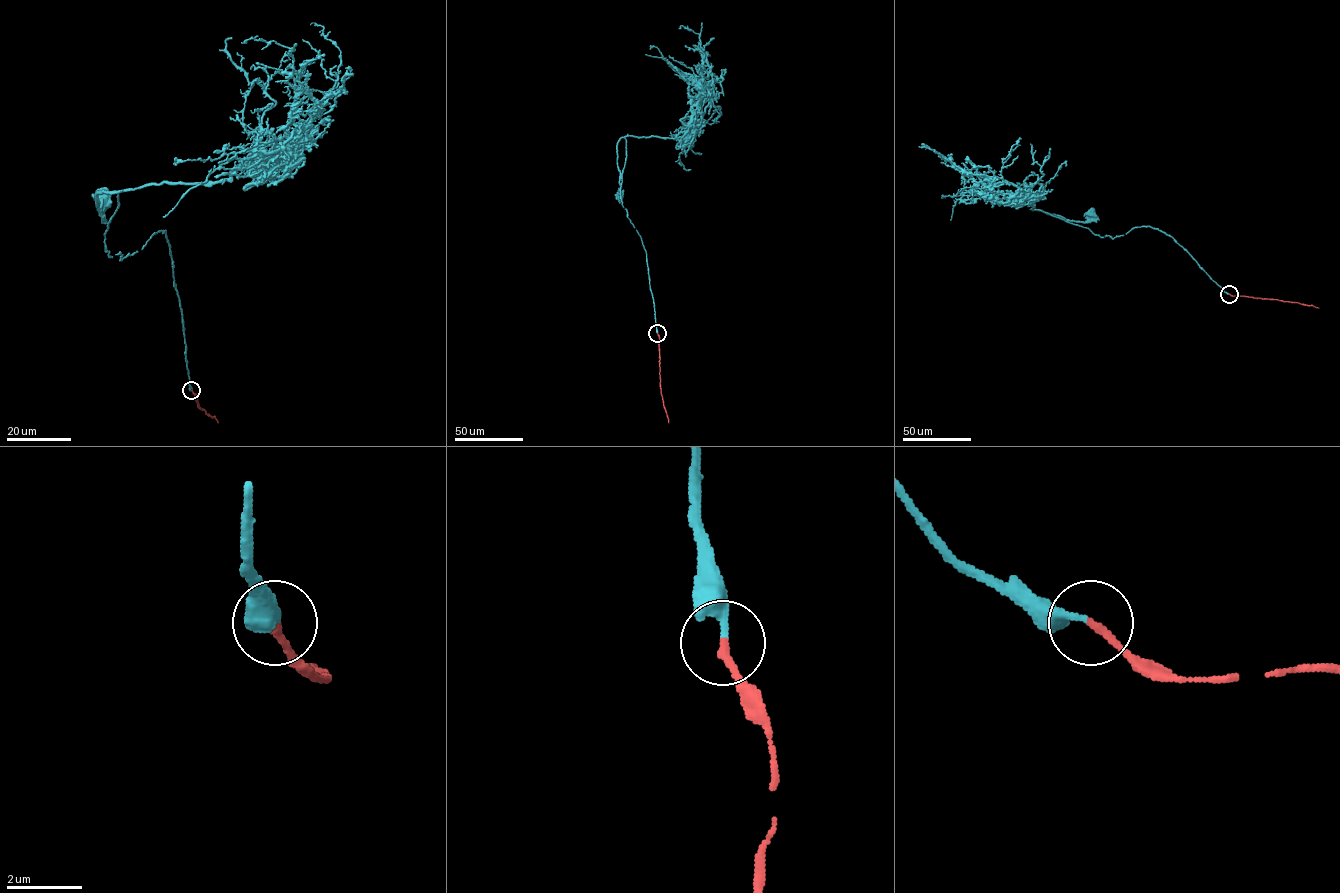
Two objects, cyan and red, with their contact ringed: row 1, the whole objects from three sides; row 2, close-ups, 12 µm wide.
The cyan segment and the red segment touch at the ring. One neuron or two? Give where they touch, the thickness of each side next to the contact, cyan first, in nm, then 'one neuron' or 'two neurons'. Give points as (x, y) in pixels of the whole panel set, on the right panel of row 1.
at (1229, 294); 320 nm thick on the cyan side, 220 nm on the other; one neuron

